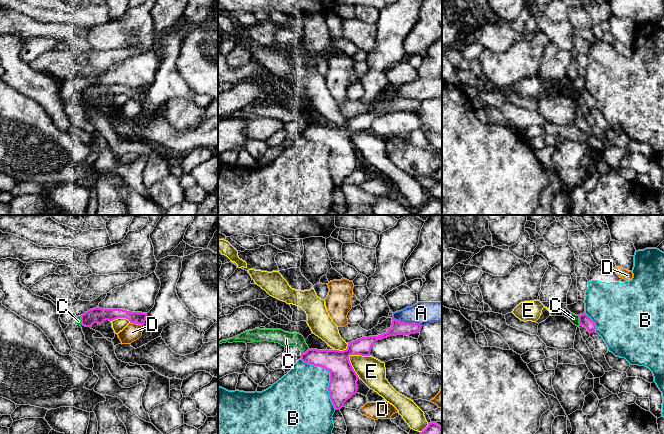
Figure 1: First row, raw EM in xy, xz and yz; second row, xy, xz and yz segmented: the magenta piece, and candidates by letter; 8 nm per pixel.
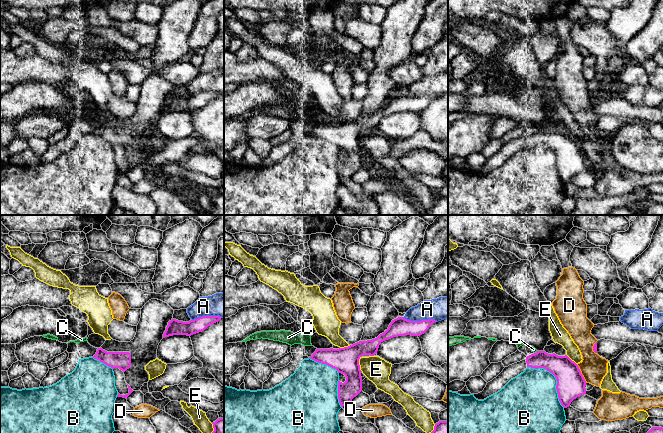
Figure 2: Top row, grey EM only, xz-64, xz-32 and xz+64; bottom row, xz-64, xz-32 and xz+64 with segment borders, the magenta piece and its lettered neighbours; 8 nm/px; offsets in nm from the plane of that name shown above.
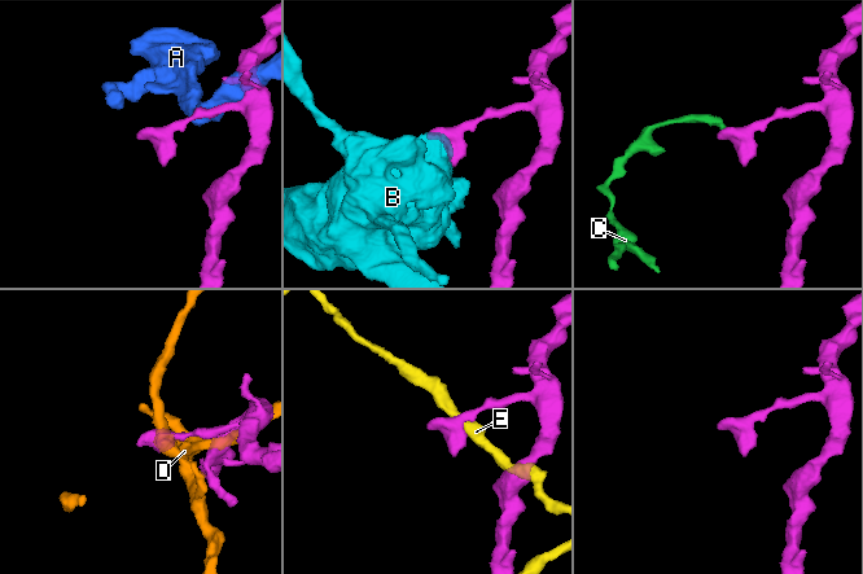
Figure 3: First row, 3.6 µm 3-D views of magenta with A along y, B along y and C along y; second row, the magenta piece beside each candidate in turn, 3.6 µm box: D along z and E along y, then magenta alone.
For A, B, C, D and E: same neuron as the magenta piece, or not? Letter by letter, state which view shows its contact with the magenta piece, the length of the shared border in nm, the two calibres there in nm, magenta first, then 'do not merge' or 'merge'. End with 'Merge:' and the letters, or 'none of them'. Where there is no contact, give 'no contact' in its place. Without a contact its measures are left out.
A: meets magenta in xz; contact 260 nm long; 110 nm thick on the magenta side, 180 nm on the other; do not merge
B: meets magenta in xz; contact 500 nm long; 220 nm thick on the magenta side, 400 nm on the other; do not merge
C: meets magenta in yz; contact 80 nm long; 100 nm thick on the magenta side, 70 nm on the other; do not merge
D: meets magenta in xy; contact 100 nm long; 100 nm thick on the magenta side, 140 nm on the other; do not merge
E: meets magenta in xz; contact 200 nm long; 220 nm thick on the magenta side, 220 nm on the other; do not merge
Merge: none of them

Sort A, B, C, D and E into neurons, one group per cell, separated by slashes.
A / B / C / D / E

